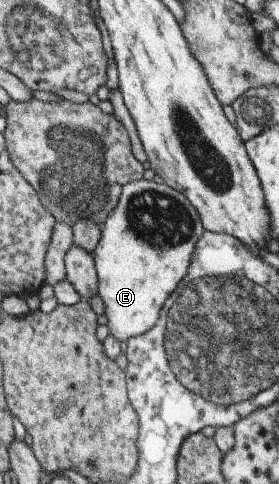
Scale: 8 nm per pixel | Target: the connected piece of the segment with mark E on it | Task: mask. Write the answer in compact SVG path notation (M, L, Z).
M144 178L121 188L115 209L101 227L99 243L92 253L98 279L97 295L104 303L109 336L121 343L149 331L158 322L164 303L186 276L194 247L205 230L196 209L180 191Z

